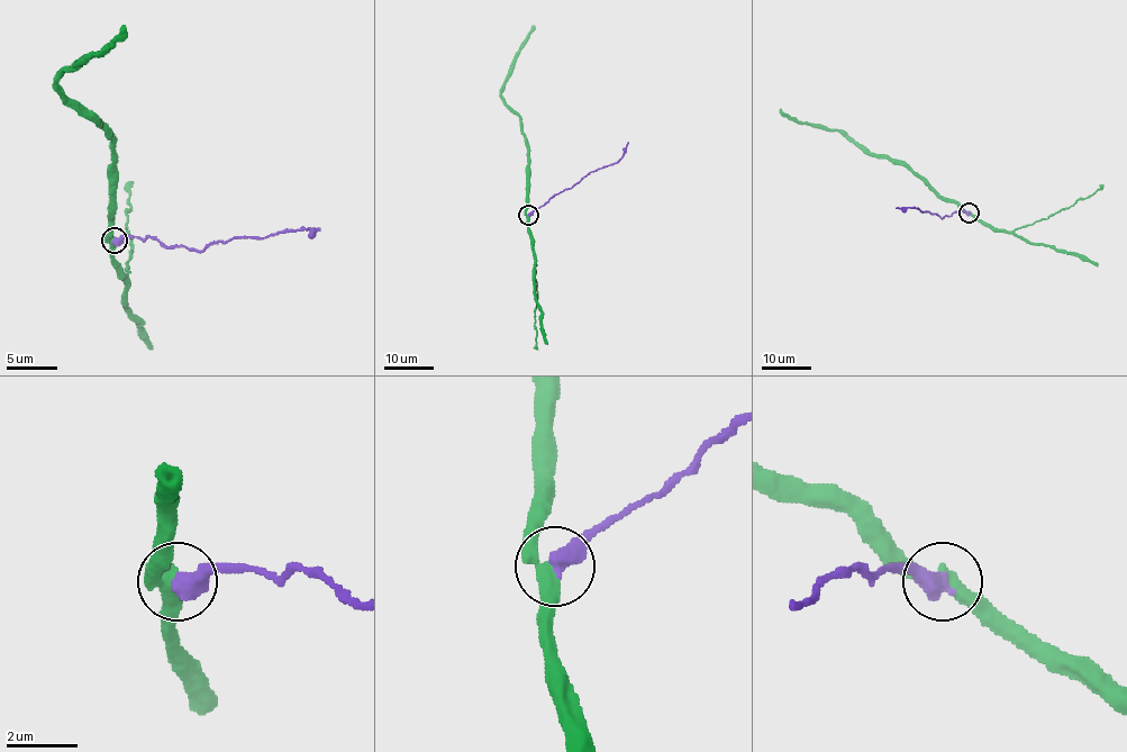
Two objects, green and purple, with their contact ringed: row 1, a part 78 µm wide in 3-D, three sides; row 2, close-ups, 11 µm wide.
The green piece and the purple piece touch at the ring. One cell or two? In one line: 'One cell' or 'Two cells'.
Two cells

